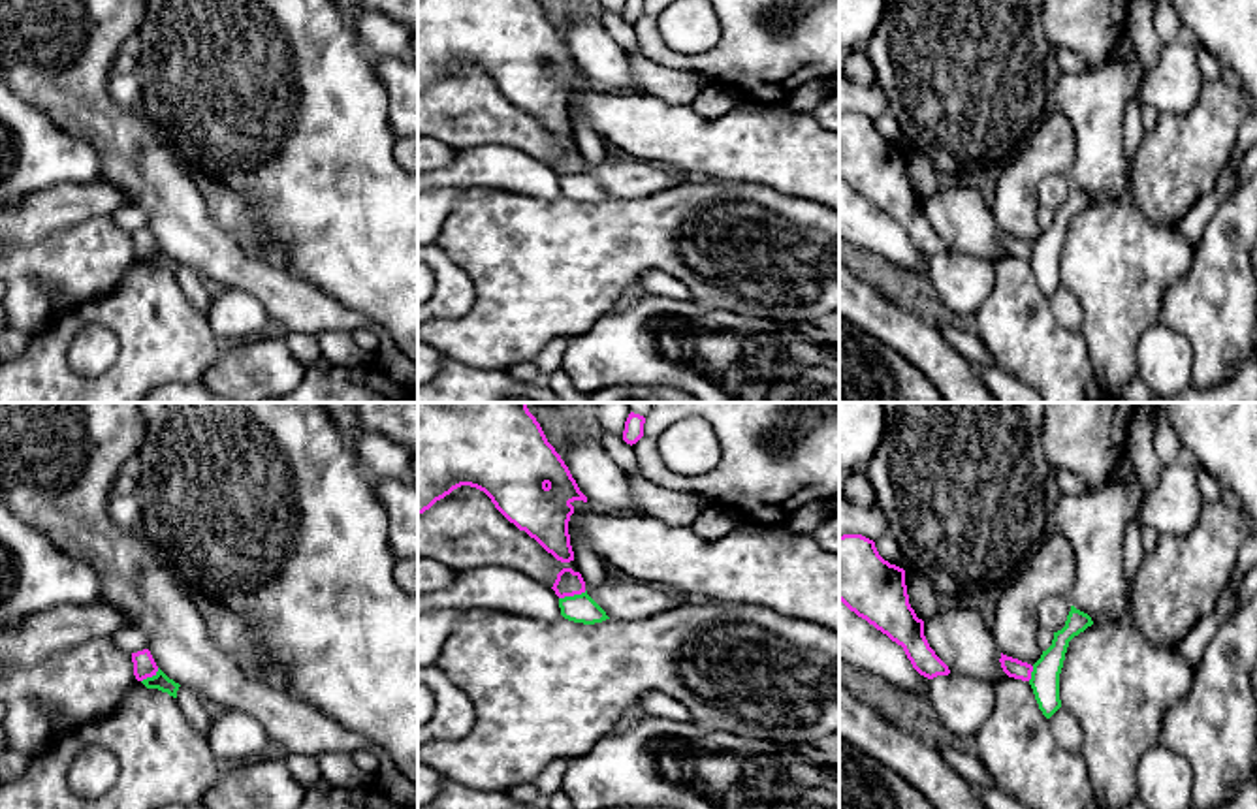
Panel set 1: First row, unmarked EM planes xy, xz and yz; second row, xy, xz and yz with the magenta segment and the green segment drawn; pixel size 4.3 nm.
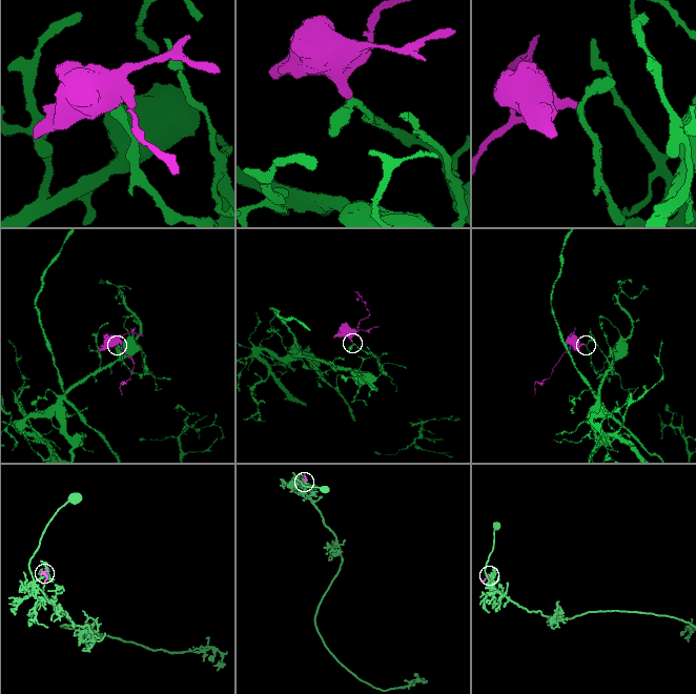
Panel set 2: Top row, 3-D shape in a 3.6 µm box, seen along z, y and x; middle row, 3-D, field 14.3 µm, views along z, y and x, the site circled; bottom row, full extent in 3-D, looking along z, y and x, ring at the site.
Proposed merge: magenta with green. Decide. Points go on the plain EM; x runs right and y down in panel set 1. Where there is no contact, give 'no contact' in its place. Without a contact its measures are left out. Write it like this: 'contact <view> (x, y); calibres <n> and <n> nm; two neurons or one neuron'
contact xz (572, 174); calibres 110 and 130 nm; two neurons

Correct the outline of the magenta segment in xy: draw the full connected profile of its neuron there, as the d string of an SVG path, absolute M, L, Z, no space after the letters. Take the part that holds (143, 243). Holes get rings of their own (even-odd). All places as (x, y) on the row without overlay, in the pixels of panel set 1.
M149 228L132 231L134 254L137 260L156 254L158 245Z

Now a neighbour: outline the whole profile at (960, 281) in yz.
M937 254L930 258L926 280L954 320L971 324L992 292L992 262L973 254Z

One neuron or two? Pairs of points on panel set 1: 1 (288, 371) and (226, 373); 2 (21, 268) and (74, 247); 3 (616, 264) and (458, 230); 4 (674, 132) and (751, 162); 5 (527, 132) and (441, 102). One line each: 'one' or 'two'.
1: one
2: one
3: one
4: one
5: one

